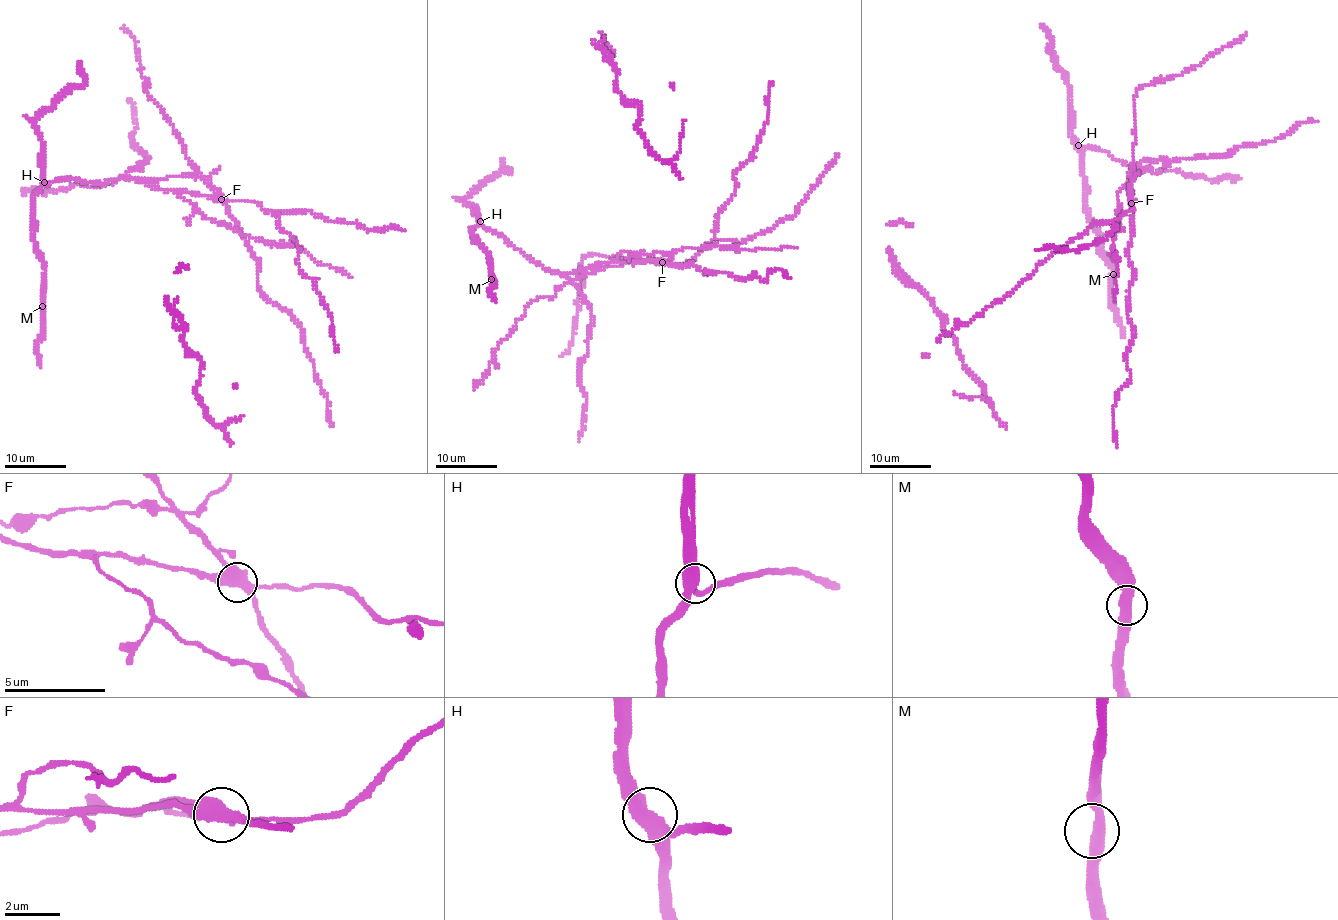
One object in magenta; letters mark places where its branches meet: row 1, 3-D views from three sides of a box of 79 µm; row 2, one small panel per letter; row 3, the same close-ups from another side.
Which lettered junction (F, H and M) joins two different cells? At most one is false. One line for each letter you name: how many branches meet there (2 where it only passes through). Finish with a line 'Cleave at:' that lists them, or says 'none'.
F: branches 4
Cleave at: F

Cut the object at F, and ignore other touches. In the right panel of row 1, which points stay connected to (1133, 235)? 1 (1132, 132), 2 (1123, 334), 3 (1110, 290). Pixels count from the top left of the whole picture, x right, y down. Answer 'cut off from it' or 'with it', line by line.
1: with it
2: cut off from it
3: cut off from it

